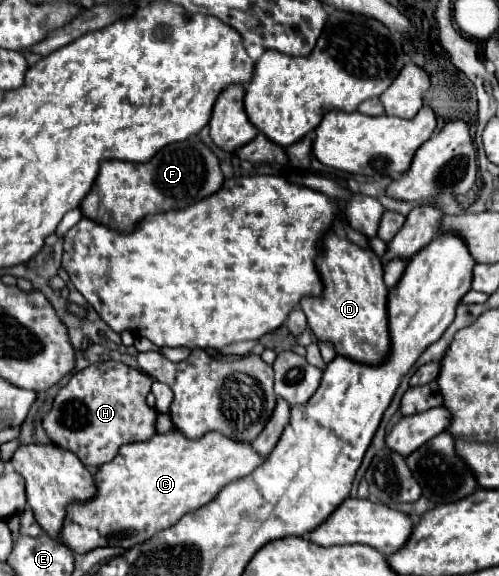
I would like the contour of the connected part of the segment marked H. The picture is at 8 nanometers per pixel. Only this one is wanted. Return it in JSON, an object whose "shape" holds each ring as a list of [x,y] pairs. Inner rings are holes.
{"shape":[[[114,360],[94,362],[74,372],[58,392],[50,414],[44,416],[44,430],[56,446],[74,452],[86,466],[102,466],[118,454],[120,446],[156,434],[158,410],[146,404],[150,386],[152,378],[136,368]]]}

